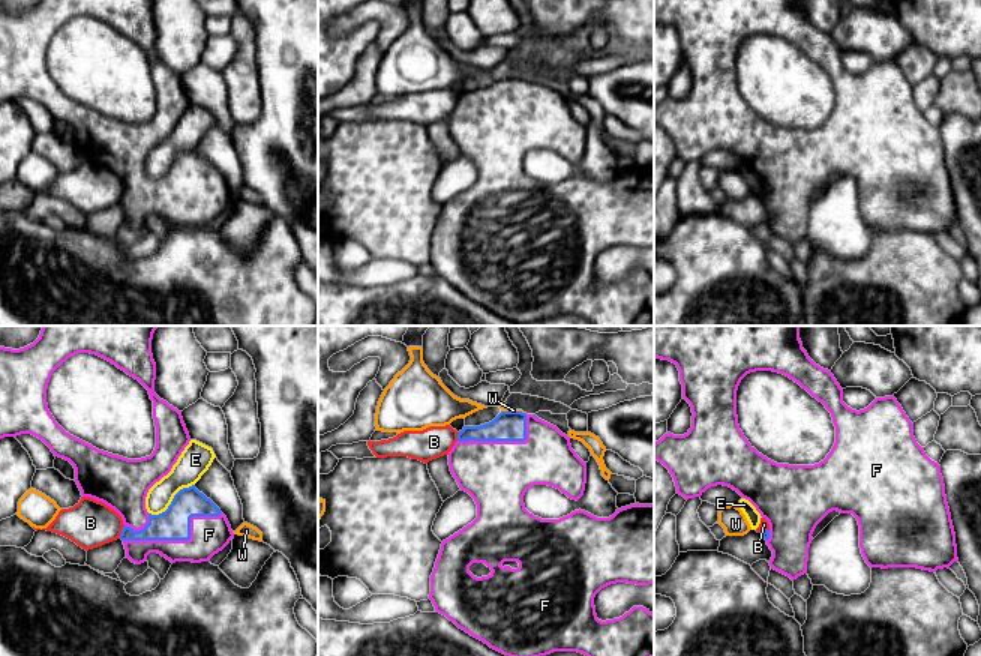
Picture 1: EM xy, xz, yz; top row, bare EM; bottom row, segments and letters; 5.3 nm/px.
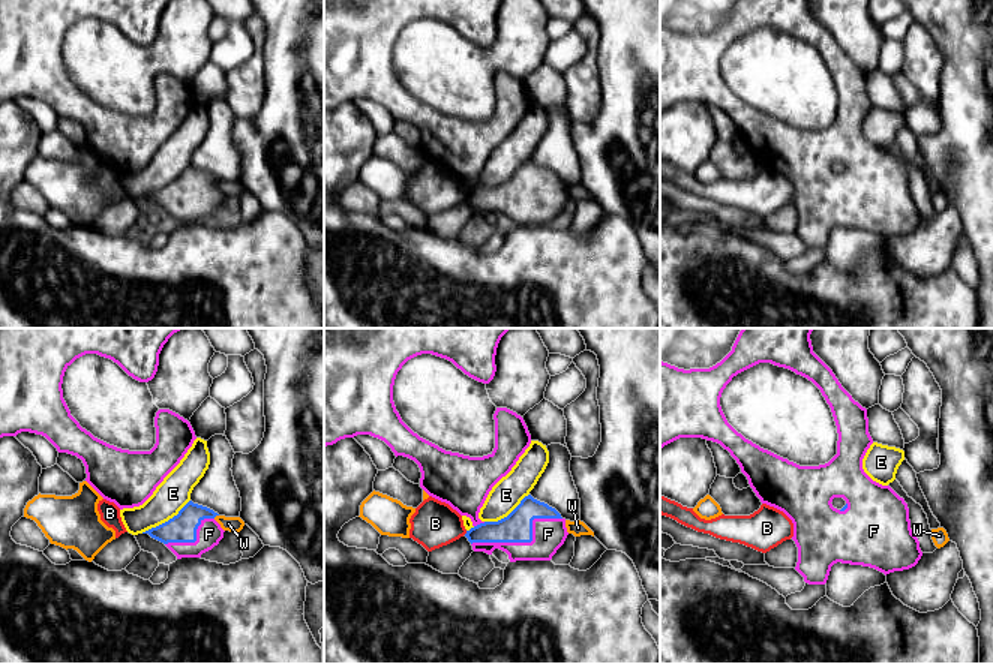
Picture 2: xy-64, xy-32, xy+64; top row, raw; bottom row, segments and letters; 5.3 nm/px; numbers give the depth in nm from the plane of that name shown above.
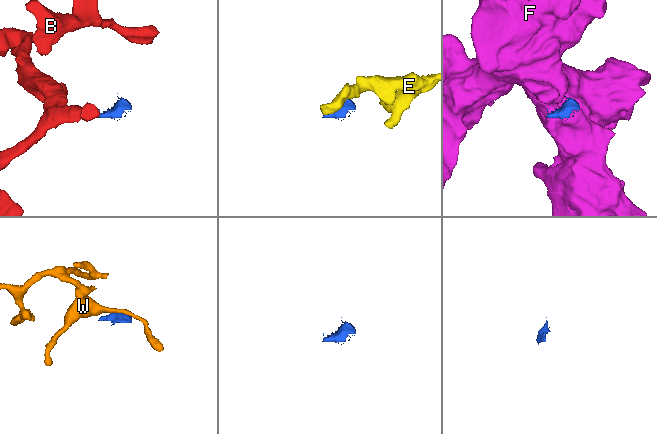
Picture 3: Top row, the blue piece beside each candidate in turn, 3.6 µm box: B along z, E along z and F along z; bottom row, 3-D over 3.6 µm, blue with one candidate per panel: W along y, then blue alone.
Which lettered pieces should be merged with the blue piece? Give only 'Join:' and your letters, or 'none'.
Join: F

